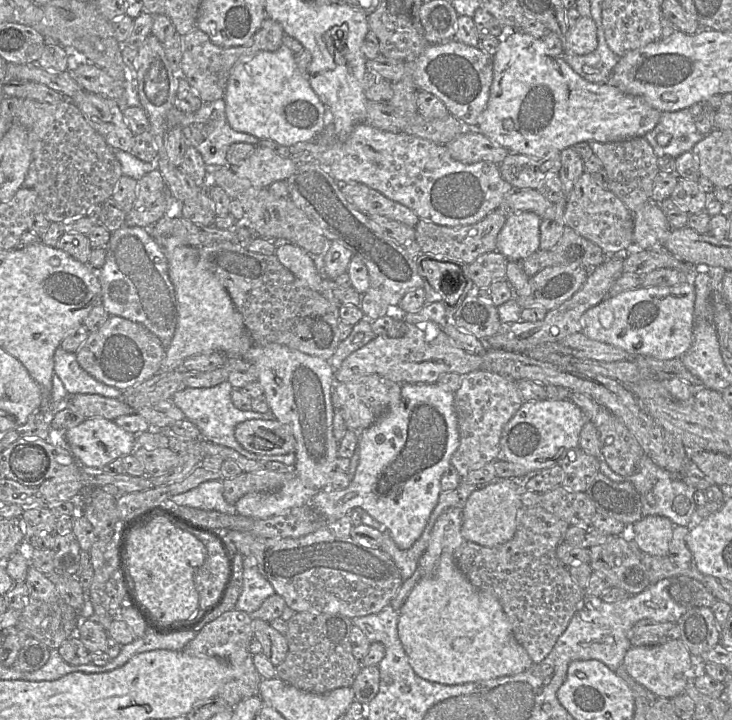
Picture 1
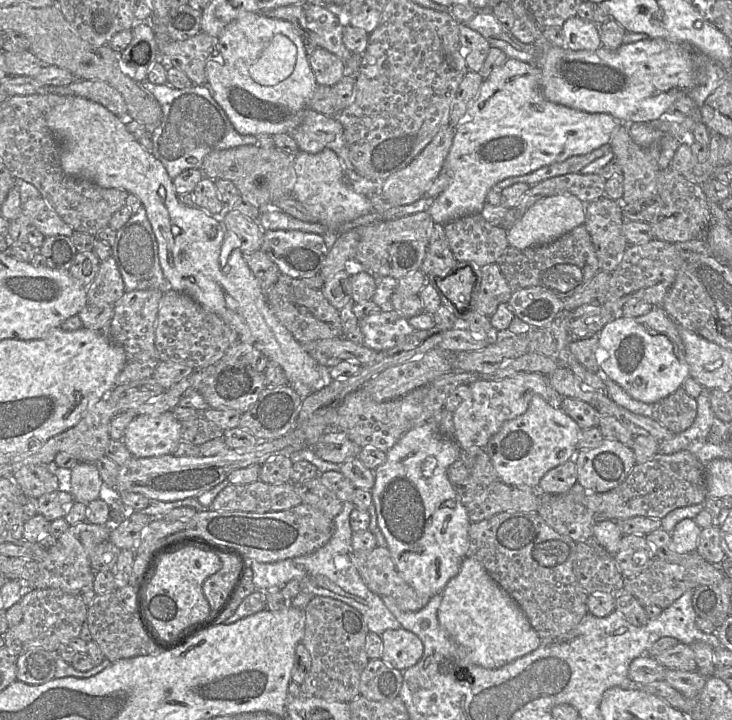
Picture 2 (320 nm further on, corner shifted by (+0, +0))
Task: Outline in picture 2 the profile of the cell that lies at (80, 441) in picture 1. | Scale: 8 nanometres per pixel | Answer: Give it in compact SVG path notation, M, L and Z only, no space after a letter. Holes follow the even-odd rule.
M171 411L135 417L122 438L132 456L137 458L173 454L181 440L181 422Z

